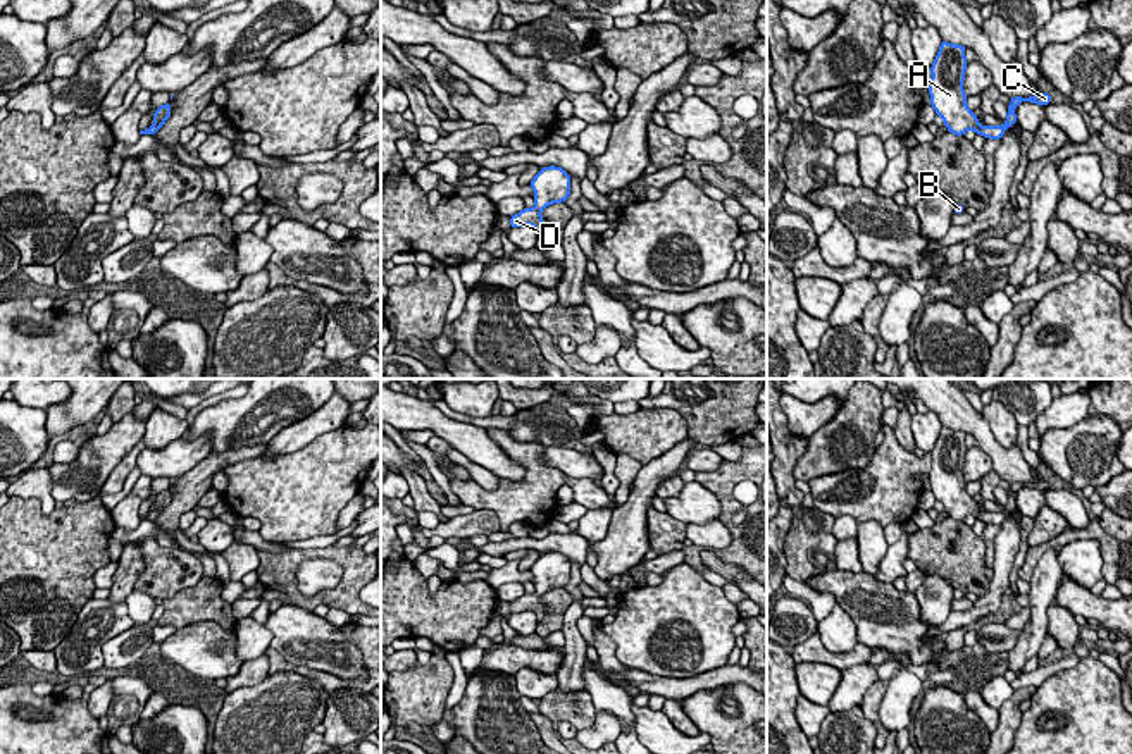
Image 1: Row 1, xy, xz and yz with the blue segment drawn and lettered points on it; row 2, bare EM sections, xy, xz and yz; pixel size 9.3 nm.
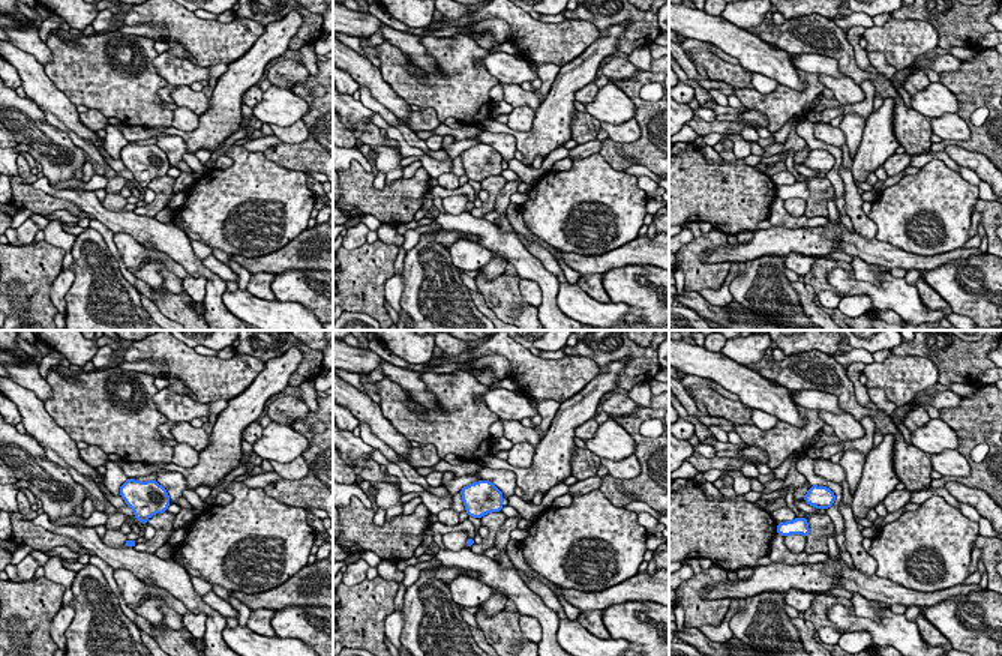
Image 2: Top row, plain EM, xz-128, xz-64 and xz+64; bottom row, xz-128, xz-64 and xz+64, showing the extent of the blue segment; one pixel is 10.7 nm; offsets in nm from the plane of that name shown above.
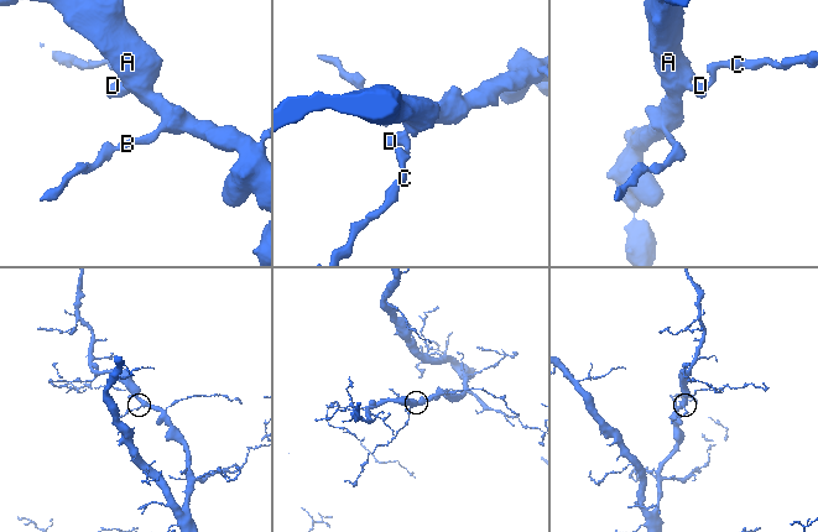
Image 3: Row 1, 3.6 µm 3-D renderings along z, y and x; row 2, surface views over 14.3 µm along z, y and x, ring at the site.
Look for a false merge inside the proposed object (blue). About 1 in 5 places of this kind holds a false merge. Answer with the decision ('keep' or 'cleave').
keep

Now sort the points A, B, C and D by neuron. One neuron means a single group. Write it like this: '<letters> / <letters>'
A B C D

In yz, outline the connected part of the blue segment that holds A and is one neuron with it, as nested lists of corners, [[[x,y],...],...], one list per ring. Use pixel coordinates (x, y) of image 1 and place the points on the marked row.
[[[941,41],[941,48],[930,67],[932,79],[929,86],[930,105],[942,117],[949,133],[963,136],[968,129],[984,138],[1001,139],[1004,131],[1017,122],[1013,112],[1022,102],[1048,105],[1051,95],[1041,93],[1029,98],[1015,96],[1010,100],[1008,115],[1003,126],[980,126],[979,117],[967,107],[963,79],[967,69],[965,46]]]

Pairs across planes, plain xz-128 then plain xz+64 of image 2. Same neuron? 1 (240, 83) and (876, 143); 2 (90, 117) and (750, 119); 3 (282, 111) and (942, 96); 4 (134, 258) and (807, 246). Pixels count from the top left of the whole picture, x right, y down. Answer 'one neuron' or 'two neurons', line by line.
1: one neuron
2: one neuron
3: one neuron
4: two neurons

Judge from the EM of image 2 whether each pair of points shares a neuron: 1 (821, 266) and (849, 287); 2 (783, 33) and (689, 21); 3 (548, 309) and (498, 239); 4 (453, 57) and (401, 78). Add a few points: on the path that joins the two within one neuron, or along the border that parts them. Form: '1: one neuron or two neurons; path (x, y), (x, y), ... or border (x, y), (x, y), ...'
1: two neurons; border (851, 267), (833, 267), (827, 275), (828, 284)
2: two neurons; border (746, 30), (771, 45)
3: one neuron; path (548, 291), (548, 285), (516, 254)
4: one neuron; path (453, 74), (443, 84), (417, 86)

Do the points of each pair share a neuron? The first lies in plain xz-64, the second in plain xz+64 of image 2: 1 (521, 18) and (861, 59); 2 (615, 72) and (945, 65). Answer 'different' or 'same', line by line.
1: different
2: same

